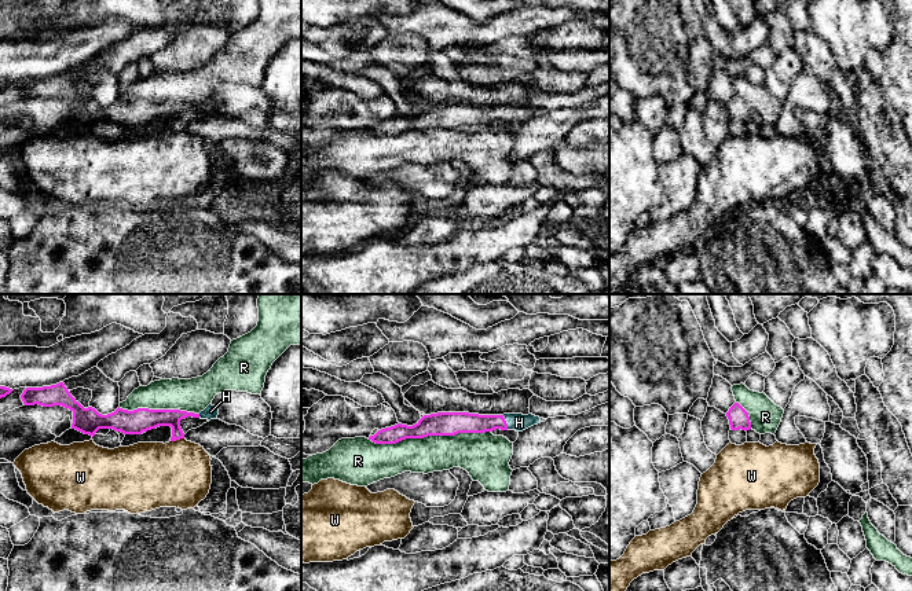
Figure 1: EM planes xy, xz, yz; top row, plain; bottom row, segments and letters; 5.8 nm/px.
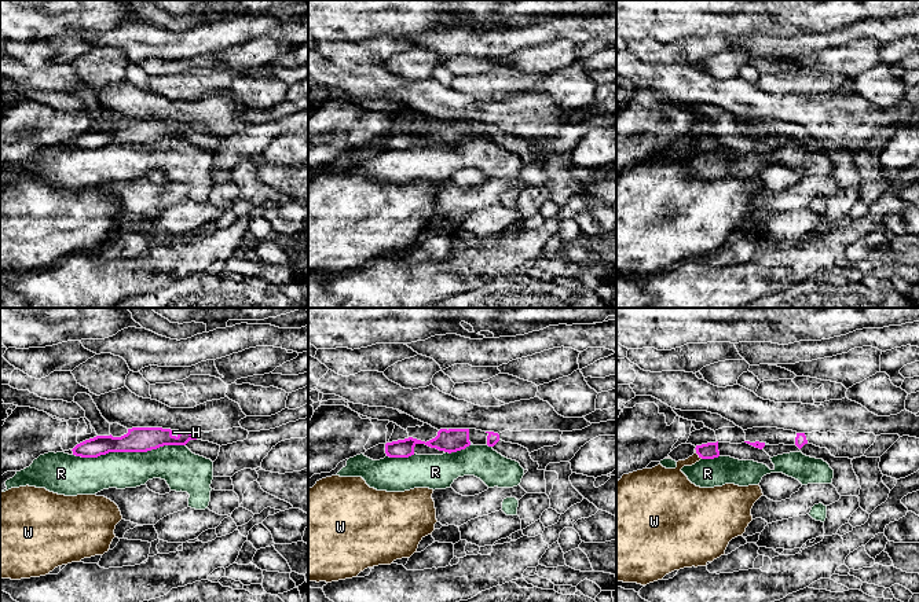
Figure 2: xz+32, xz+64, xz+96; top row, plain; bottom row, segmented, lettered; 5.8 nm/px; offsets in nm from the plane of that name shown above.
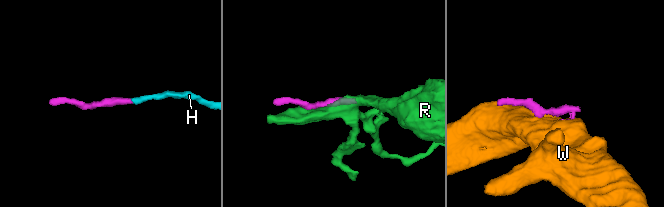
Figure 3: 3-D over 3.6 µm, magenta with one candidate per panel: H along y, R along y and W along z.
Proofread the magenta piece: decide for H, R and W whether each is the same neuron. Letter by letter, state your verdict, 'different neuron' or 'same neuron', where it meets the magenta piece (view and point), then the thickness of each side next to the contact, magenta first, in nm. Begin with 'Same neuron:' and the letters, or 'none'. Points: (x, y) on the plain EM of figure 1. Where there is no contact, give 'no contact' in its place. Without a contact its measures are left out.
Same neuron: H
H: same neuron; contact xz (505, 114); calibres 130 and 110 nm
R: different neuron; contact xz (428, 127); calibres 140 and 220 nm
W: different neuron; contact xy (176, 131); calibres 140 and 380 nm

